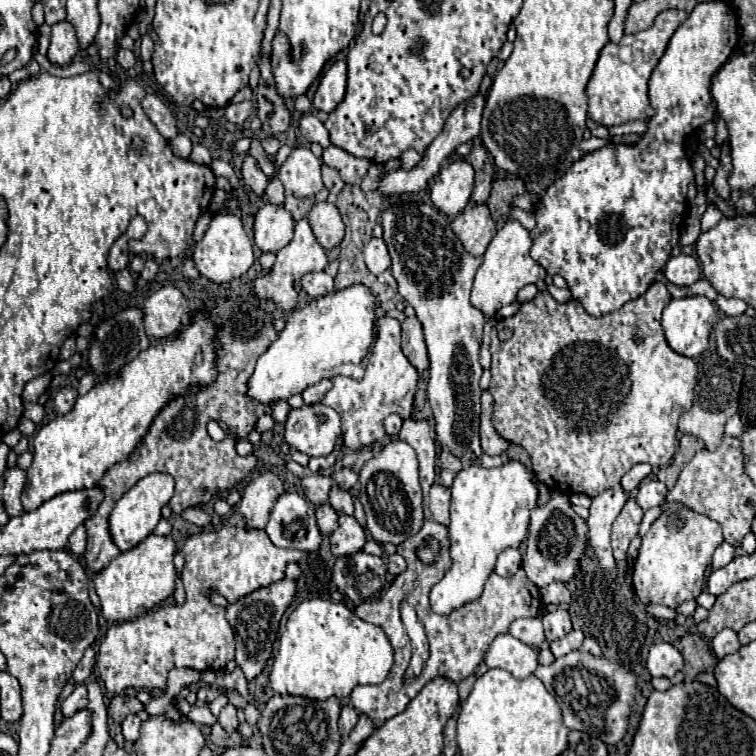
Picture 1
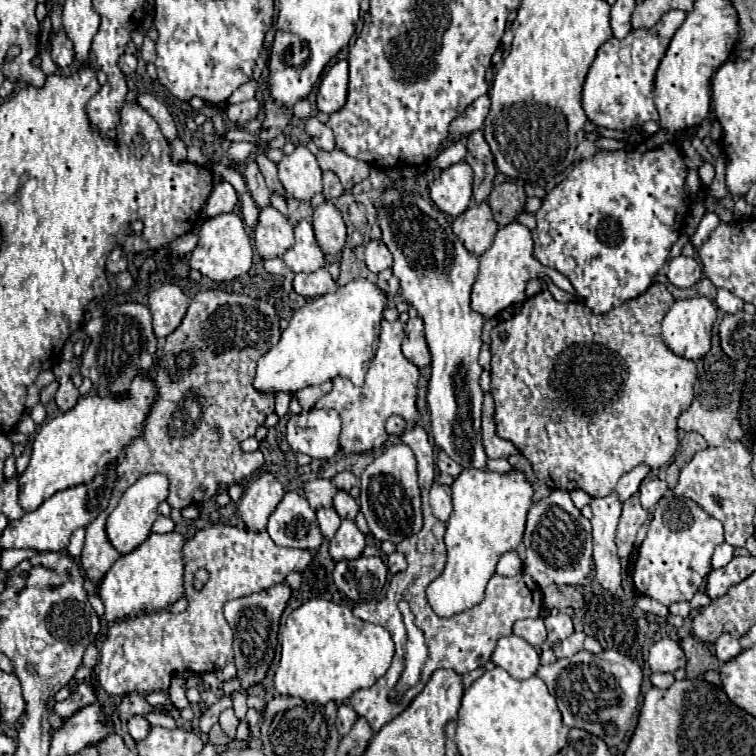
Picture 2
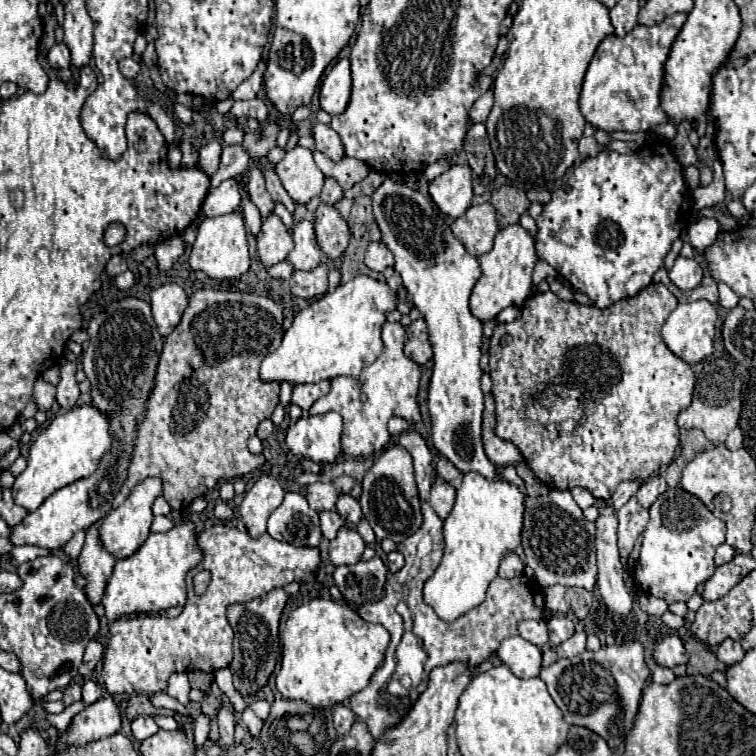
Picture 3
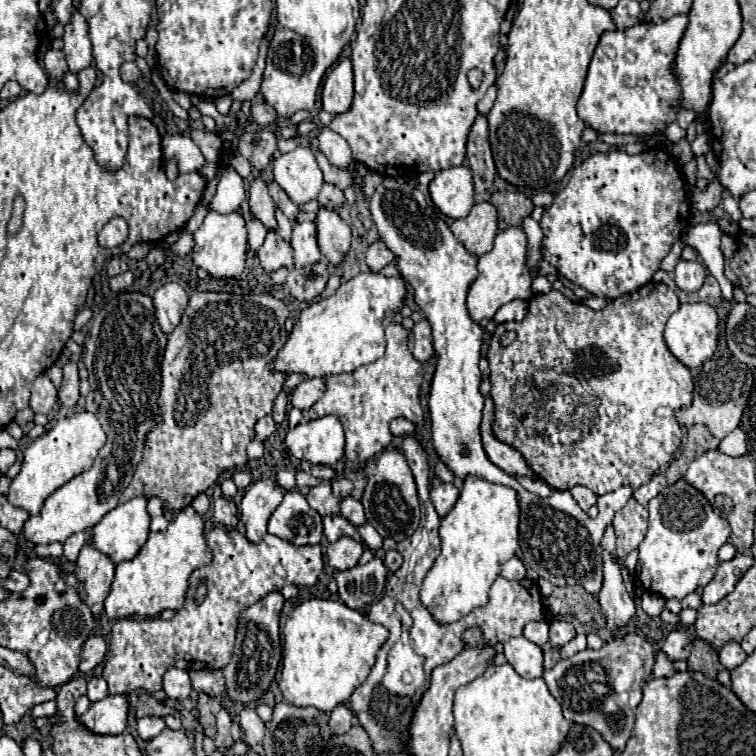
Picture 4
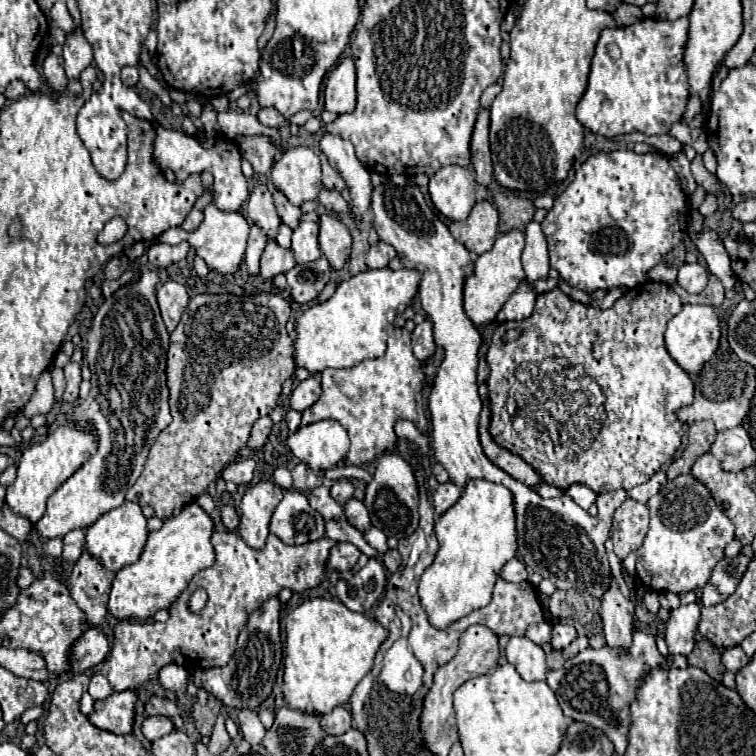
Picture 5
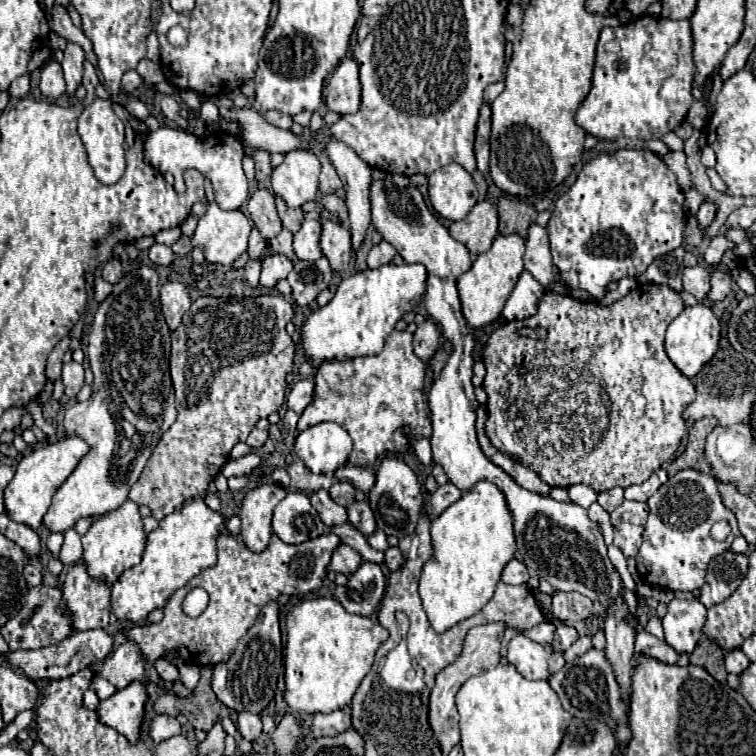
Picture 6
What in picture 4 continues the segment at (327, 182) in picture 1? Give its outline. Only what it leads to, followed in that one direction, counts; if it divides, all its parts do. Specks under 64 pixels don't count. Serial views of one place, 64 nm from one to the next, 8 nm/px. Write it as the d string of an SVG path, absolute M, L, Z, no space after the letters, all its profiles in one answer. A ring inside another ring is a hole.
M324 184L320 194L318 194L318 202L324 206L324 208L330 208L330 210L336 210L340 206L346 204L346 198L342 194L340 188L332 186L332 184Z

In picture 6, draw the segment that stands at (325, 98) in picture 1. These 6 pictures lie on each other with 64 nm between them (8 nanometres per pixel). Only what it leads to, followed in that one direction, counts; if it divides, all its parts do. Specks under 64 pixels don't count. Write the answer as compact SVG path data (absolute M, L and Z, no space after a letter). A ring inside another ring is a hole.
M344 58L328 80L326 106L338 114L354 114L360 108L360 80L358 64L352 58Z

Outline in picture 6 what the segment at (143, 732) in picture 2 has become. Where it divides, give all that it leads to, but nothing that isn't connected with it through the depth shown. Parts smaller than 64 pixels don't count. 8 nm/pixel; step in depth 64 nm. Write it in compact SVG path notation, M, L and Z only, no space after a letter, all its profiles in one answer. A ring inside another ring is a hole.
M156 716L156 720L152 720L152 726L150 726L150 736L154 738L154 742L162 742L162 740L168 740L172 736L178 736L182 732L182 726L176 718L172 716Z

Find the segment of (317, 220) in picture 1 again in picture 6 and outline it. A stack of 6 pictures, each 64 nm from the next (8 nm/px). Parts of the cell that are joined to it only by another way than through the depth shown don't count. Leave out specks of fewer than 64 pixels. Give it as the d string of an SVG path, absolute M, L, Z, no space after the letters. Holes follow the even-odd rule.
M334 220L322 222L320 248L322 248L322 254L328 258L332 270L340 272L350 266L350 260L352 260L350 232L342 228L340 222L334 222Z

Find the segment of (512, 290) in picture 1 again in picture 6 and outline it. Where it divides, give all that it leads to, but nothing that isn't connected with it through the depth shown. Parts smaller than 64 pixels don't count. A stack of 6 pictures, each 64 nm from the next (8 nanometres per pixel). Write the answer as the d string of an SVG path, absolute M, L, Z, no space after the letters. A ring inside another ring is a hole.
M516 234L498 236L494 240L492 248L488 252L480 254L474 260L472 268L456 280L458 294L460 294L460 304L462 304L462 316L468 324L468 328L486 326L502 314L502 308L504 308L508 296L512 294L512 288L516 286L518 276L524 270L522 256L524 256L524 240L520 236L516 236Z

